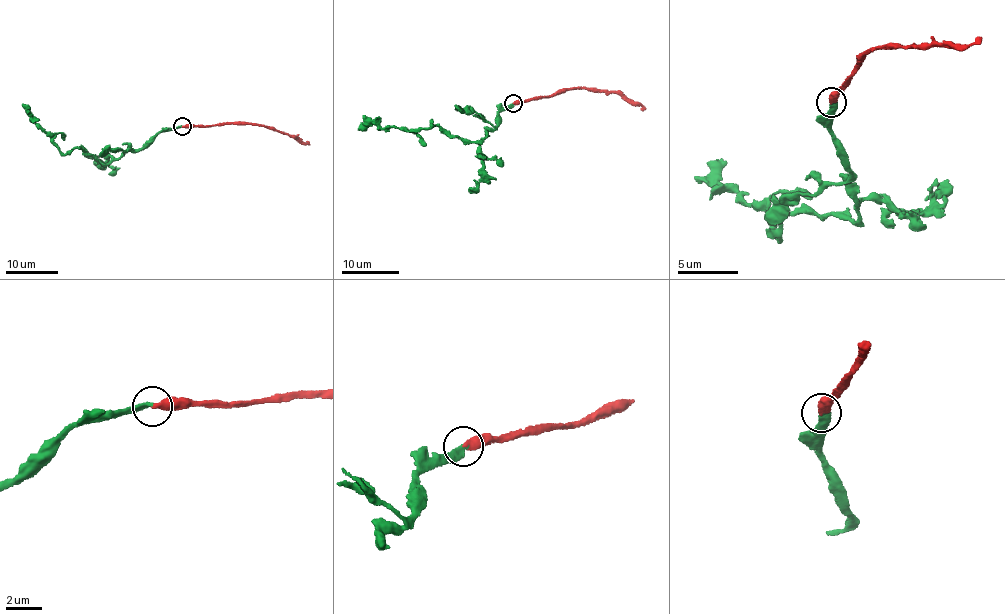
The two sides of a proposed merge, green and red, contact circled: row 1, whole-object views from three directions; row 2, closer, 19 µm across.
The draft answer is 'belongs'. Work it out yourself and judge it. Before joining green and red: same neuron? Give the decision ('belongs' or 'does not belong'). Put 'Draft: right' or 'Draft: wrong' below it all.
belongs
Draft: right

